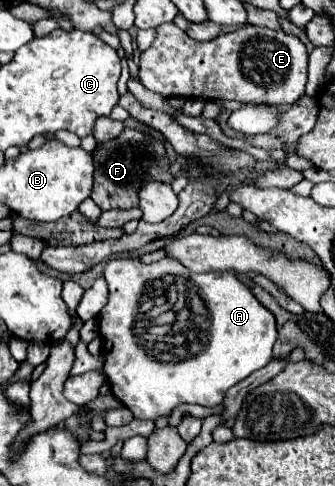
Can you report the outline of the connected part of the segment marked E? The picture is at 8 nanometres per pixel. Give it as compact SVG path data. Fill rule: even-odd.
M170 22L156 28L152 46L140 56L138 76L148 90L164 98L290 104L304 94L308 52L296 36L264 26L246 24L210 42L198 42Z

